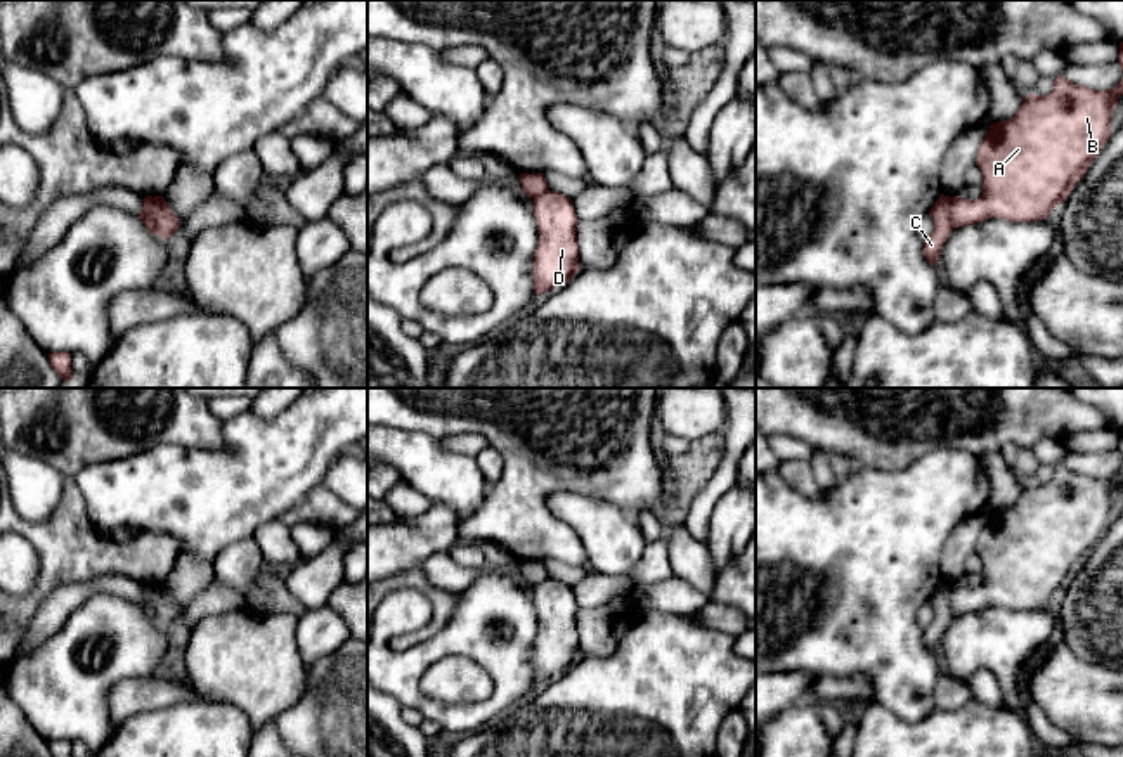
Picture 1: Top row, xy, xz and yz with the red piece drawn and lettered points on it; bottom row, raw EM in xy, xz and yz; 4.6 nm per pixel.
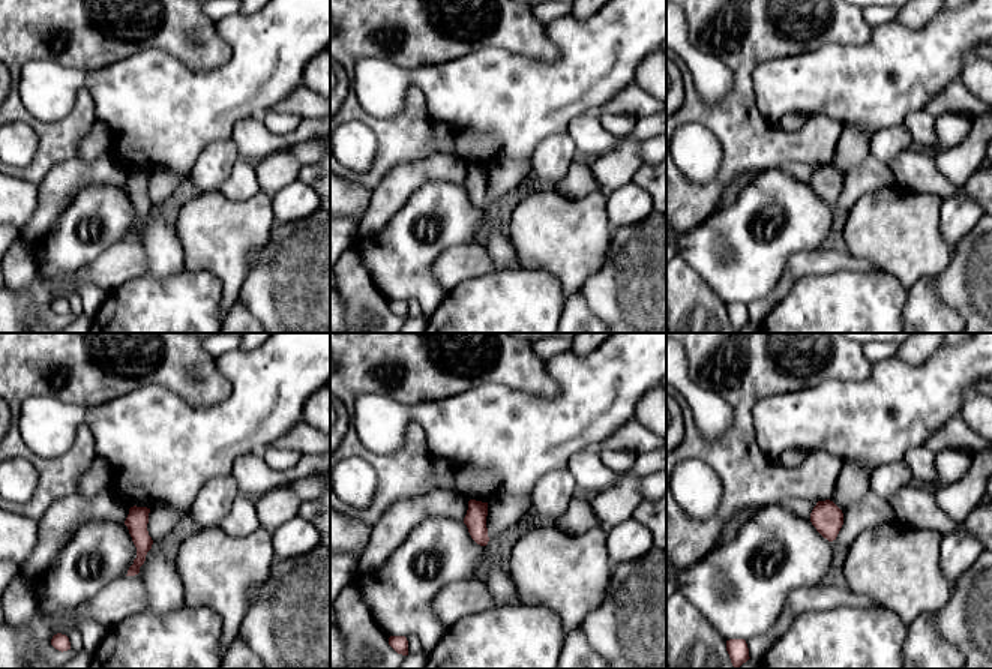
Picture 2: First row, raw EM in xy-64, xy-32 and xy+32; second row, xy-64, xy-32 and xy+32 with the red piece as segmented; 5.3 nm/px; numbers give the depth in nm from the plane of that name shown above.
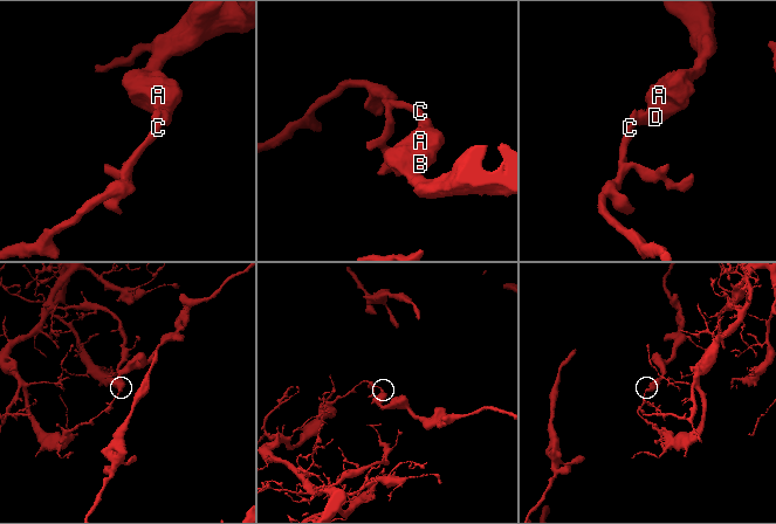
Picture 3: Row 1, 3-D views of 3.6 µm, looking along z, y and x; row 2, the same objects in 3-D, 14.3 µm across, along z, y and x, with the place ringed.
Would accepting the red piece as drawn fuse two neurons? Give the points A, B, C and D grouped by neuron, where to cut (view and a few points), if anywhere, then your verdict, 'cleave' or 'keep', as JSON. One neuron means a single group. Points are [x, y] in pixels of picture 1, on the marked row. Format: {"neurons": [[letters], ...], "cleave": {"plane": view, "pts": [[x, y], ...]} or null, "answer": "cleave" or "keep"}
{"neurons": [["A", "B", "D"], ["C"]], "cleave": {"plane": "xy", "pts": [[153, 198], [151, 219], [158, 232]]}, "answer": "cleave"}

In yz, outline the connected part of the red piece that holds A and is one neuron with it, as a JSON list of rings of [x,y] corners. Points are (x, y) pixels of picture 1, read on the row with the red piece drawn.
[[[1059,74],[1047,95],[1029,94],[1010,120],[991,123],[976,158],[983,175],[983,194],[972,201],[951,197],[953,229],[988,218],[1047,220],[1052,210],[1066,201],[1109,140],[1113,109],[1121,95],[1123,78],[1111,90],[1092,90]]]

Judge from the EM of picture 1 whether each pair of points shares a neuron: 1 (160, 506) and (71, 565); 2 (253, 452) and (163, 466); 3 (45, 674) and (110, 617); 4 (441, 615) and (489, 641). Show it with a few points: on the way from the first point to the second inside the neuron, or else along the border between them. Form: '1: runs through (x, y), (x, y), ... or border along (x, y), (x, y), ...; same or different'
1: border along (137, 532), (167, 532), (177, 543); different
2: runs through (231, 466), (186, 466); same
3: runs through (63, 657), (77, 638), (92, 634); same
4: border along (458, 595), (451, 619), (437, 633), (415, 643); different

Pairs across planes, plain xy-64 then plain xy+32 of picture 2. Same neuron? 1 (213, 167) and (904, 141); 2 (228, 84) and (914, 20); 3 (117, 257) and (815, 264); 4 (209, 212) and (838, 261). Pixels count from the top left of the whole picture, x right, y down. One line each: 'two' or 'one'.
1: one
2: two
3: one
4: two

